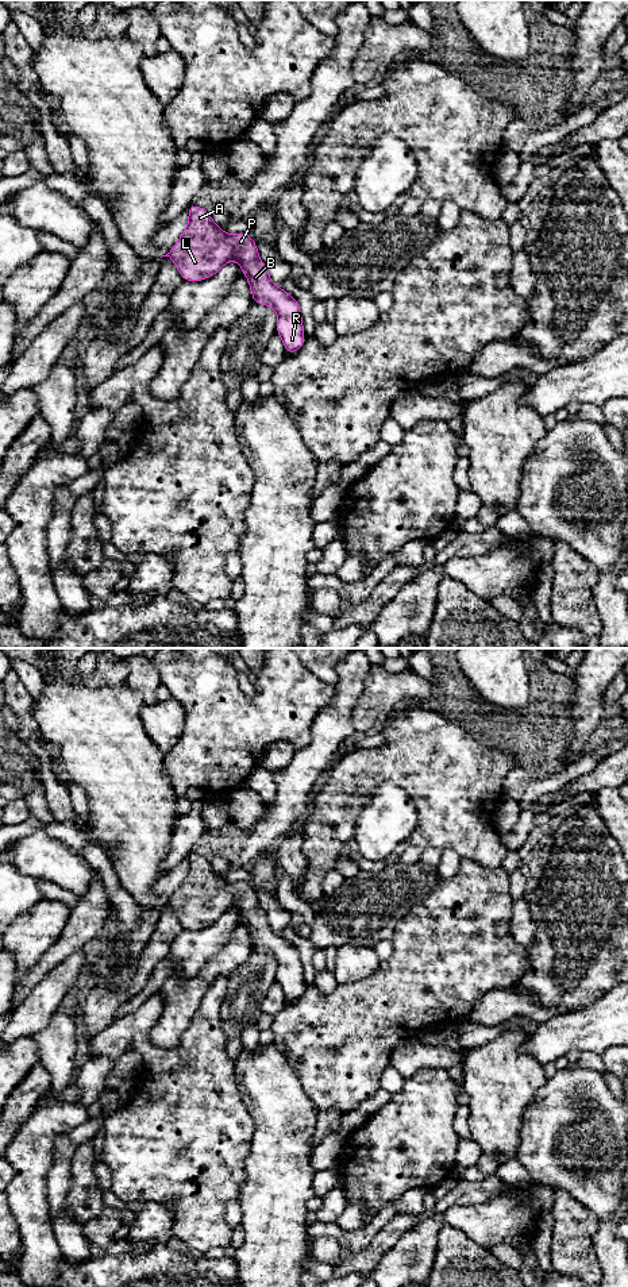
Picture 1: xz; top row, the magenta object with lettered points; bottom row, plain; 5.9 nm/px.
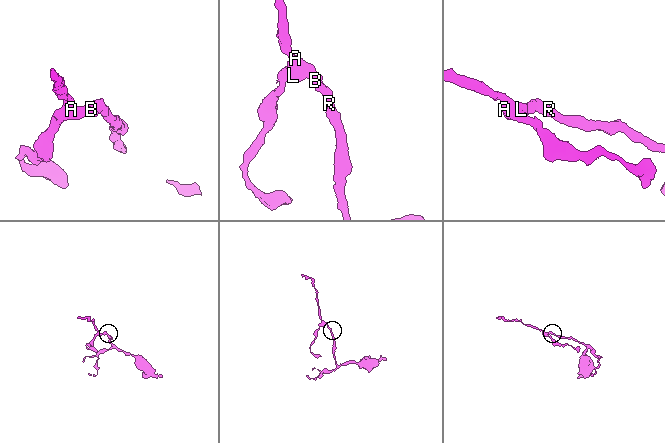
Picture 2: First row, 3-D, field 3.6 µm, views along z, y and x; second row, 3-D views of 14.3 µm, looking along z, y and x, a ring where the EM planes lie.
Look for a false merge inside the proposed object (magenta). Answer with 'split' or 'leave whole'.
leave whole

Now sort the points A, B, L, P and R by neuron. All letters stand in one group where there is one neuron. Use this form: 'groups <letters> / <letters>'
groups A B L P R

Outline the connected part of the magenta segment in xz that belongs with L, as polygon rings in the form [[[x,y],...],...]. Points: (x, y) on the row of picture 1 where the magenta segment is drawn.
[[[190,204],[188,226],[166,255],[178,269],[184,281],[203,281],[216,274],[227,262],[238,261],[247,277],[253,303],[273,308],[277,315],[277,334],[285,352],[293,354],[305,342],[300,305],[282,288],[276,286],[266,265],[259,259],[254,239],[238,232],[226,234],[216,226],[209,211]]]

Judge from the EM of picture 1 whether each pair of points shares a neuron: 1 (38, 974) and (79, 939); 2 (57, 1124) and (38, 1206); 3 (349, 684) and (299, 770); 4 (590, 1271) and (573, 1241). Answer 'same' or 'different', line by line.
1: same
2: same
3: same
4: same

